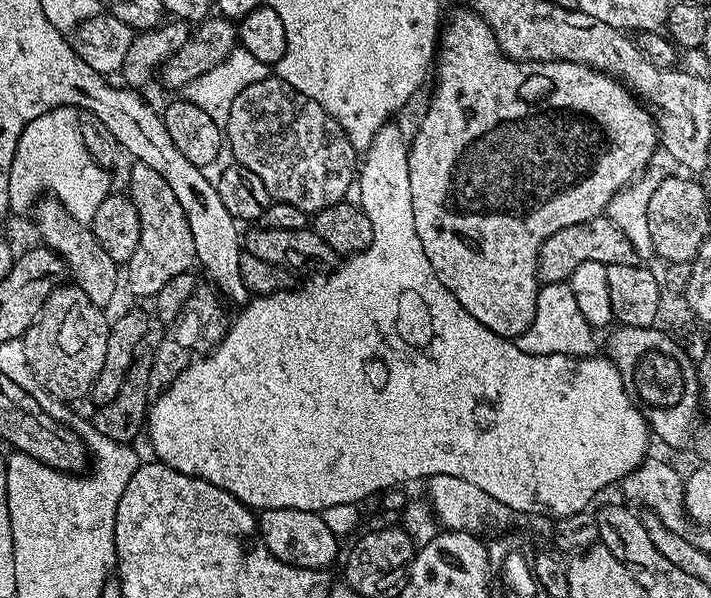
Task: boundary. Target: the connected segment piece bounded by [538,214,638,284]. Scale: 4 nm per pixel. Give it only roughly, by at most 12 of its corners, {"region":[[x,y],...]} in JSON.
{"region":[[601,214],[540,249],[539,273],[567,281],[582,262],[635,264],[638,249]]}

